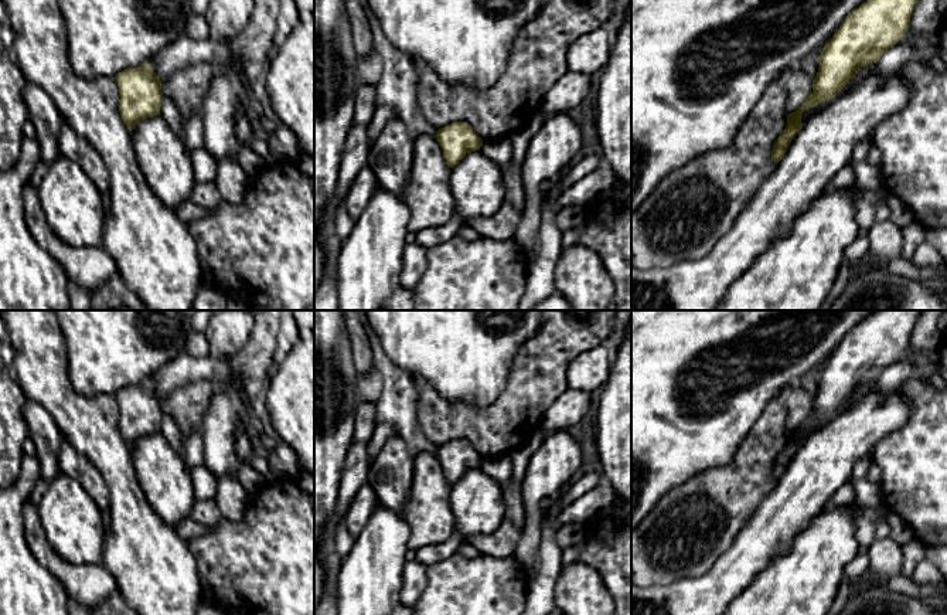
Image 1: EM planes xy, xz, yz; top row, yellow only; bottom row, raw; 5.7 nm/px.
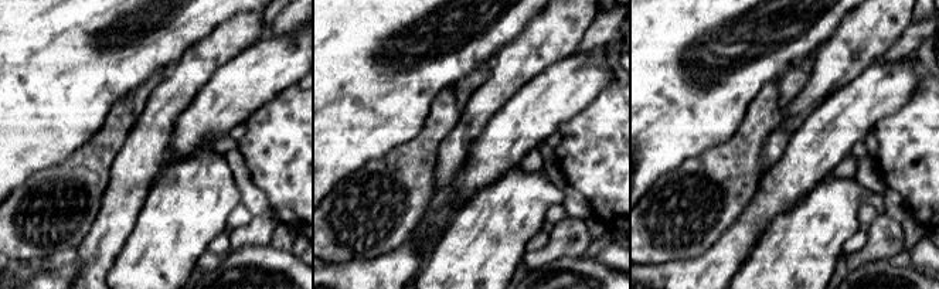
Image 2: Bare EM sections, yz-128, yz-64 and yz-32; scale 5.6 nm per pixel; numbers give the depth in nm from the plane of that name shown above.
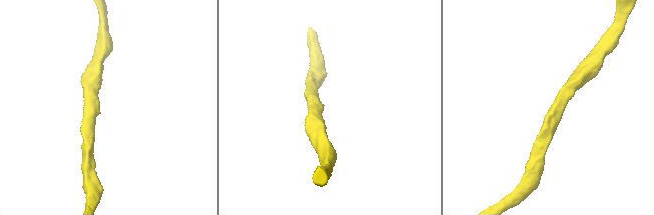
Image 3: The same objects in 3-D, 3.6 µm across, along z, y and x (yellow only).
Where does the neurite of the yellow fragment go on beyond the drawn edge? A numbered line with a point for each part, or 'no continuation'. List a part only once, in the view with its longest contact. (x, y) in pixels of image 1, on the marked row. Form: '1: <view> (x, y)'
no continuation

